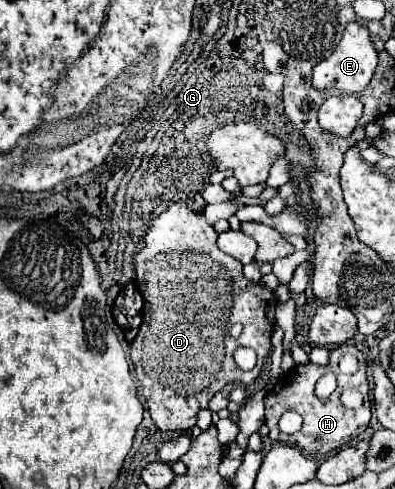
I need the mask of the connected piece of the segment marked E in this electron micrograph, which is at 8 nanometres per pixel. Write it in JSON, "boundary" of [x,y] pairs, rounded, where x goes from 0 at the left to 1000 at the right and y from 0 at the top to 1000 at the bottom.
{"boundary":[[[886,45],[876,53],[876,61],[866,70],[866,82],[856,86],[851,102],[795,139],[790,180],[800,180],[800,184],[884,182],[886,192],[909,190],[932,176],[942,151],[952,143],[952,131],[957,131],[957,106],[942,94],[937,61],[927,53],[916,53],[911,45]]]}

